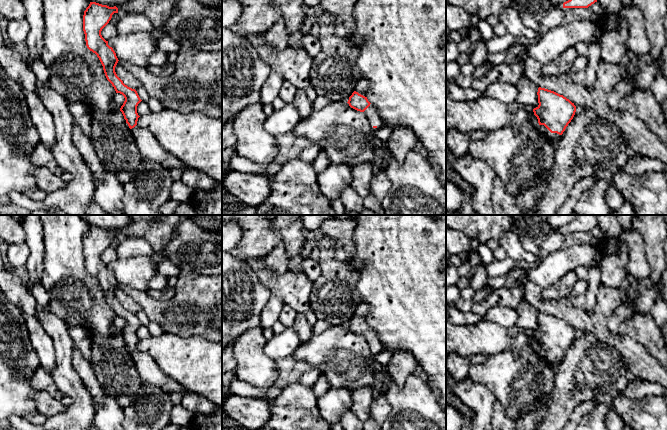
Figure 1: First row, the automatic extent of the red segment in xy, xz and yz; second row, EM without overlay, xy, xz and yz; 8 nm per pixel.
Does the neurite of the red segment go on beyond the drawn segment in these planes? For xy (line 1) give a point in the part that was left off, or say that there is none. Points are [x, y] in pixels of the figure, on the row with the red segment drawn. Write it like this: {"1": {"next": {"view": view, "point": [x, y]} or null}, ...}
{"1": {"next": {"view": "xy", "point": [149, 148]}}}

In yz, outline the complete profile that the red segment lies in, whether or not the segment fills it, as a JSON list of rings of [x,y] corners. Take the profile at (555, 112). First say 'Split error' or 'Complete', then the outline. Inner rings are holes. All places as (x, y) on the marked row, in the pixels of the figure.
Split error. [[[538,88],[539,105],[533,109],[542,134],[557,145],[568,124],[573,119],[576,106],[554,91]]]

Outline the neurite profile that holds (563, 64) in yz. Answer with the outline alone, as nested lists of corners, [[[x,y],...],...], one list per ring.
[[[569,47],[556,60],[544,65],[542,71],[549,76],[569,73],[577,55],[575,47]]]

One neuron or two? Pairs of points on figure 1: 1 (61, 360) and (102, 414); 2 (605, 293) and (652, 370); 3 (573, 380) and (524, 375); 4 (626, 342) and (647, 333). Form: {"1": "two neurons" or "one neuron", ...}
{"1": "two neurons", "2": "one neuron", "3": "two neurons", "4": "two neurons"}

